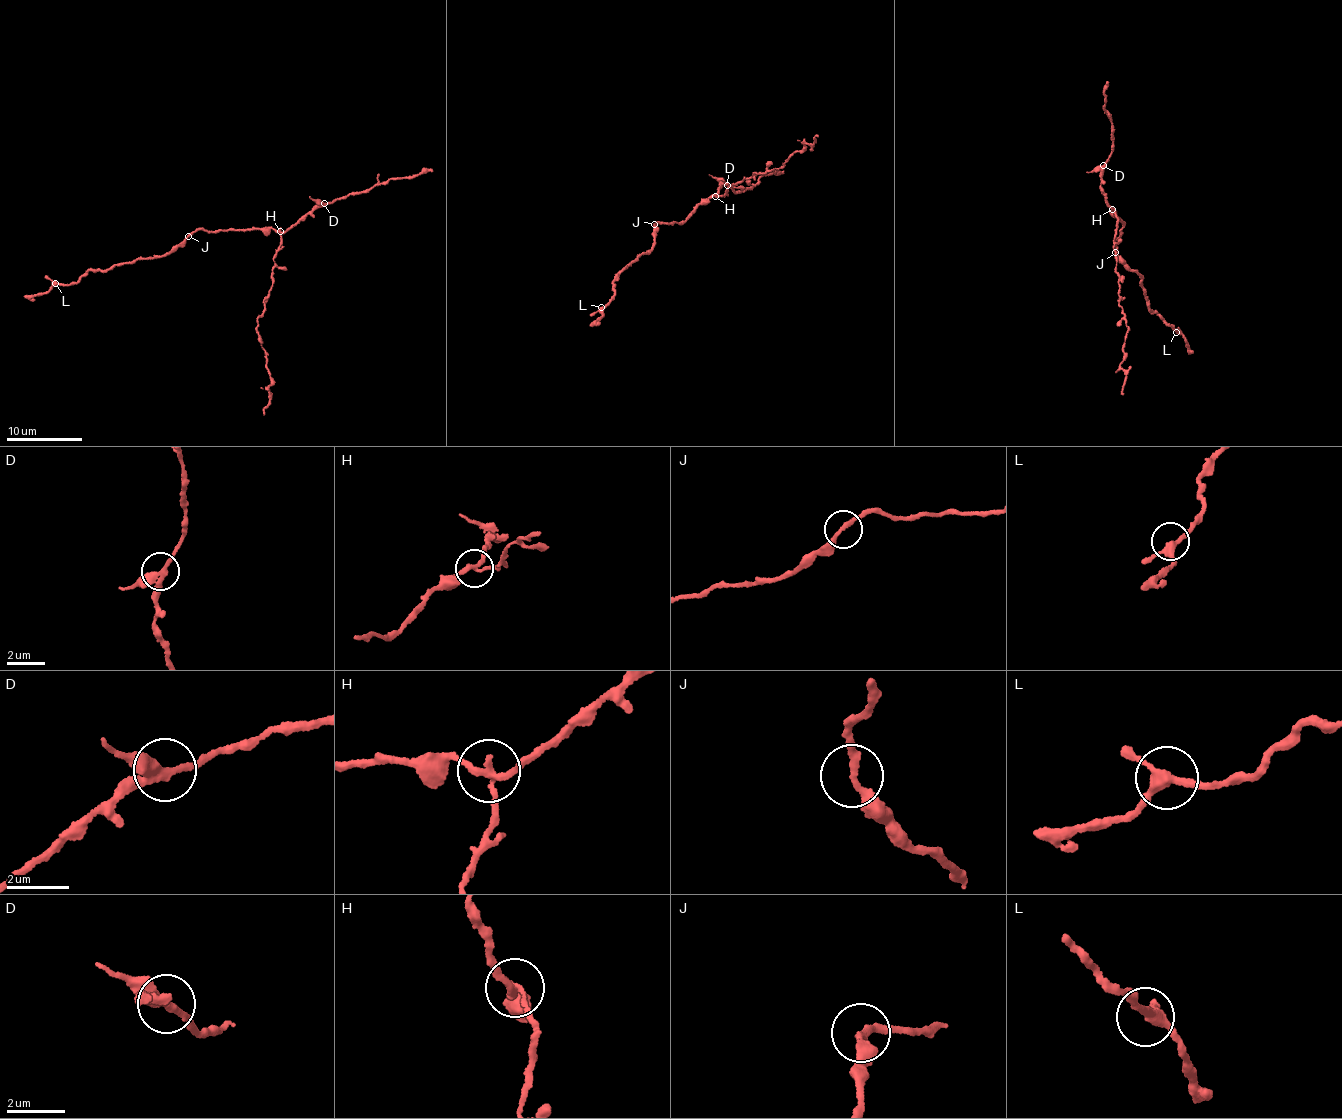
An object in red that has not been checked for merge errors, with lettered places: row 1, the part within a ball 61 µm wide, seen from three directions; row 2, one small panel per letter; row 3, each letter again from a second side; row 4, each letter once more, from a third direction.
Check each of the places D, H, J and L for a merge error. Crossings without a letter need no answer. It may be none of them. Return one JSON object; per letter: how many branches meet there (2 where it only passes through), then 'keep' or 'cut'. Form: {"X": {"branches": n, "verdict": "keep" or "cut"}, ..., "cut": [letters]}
{"D": {"branches": 3, "verdict": "cut"}, "H": {"branches": 3, "verdict": "cut"}, "J": {"branches": 2, "verdict": "keep"}, "L": {"branches": 3, "verdict": "keep"}, "cut": ["D", "H"]}

